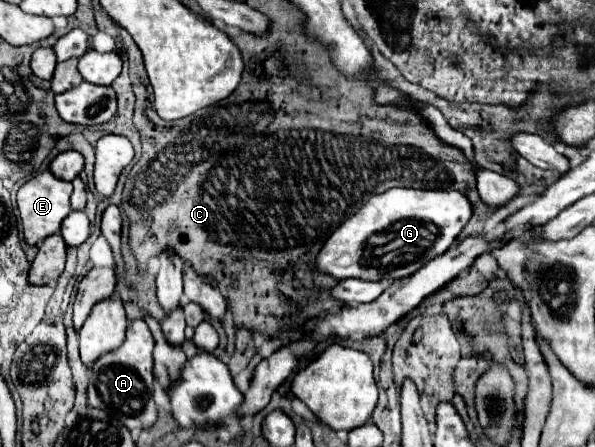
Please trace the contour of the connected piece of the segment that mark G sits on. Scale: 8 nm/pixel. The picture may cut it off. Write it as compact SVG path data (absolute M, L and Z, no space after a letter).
M389 189L371 197L329 237L317 257L317 265L323 273L345 279L331 291L335 299L343 303L369 303L383 293L383 287L371 281L395 281L413 275L421 265L445 253L455 243L471 215L473 205L459 191Z

